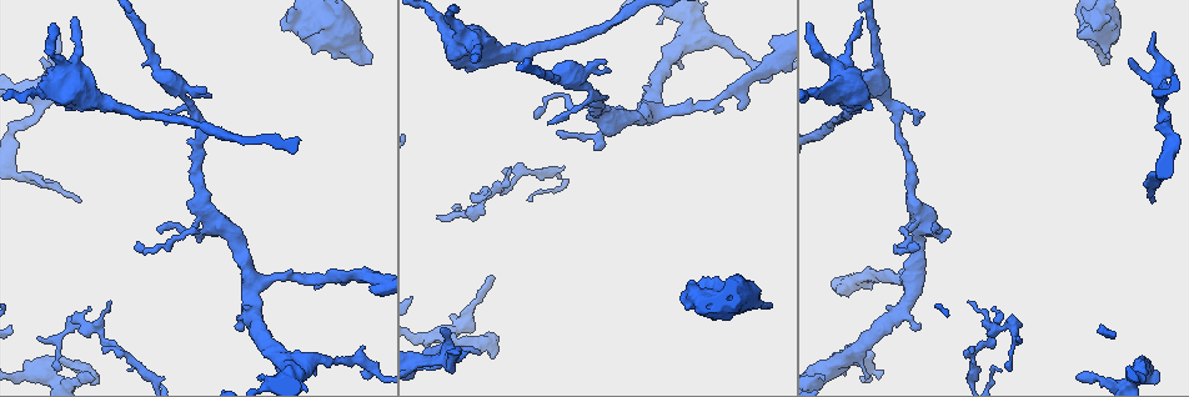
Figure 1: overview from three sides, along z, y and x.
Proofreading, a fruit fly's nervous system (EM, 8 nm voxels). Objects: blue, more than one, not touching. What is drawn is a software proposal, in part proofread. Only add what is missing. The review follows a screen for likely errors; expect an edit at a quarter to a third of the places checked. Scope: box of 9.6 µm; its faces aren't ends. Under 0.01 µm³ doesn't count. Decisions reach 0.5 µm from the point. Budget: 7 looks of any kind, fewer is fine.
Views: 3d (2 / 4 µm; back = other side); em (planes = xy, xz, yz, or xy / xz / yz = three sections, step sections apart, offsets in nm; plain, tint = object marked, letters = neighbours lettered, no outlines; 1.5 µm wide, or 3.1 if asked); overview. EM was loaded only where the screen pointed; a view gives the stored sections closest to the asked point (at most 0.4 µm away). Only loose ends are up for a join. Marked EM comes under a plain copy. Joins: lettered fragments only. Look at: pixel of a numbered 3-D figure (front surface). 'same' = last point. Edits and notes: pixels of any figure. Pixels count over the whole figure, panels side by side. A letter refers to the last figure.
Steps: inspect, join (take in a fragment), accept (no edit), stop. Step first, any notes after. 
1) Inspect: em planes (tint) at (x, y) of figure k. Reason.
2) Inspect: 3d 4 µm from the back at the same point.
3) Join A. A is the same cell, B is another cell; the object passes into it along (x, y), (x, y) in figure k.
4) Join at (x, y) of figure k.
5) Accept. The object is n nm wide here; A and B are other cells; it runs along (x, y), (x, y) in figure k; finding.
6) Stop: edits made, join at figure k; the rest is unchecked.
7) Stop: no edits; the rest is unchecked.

Inspect: em yz step 4 (tint) at (39, 338) of figure 1. An open end.

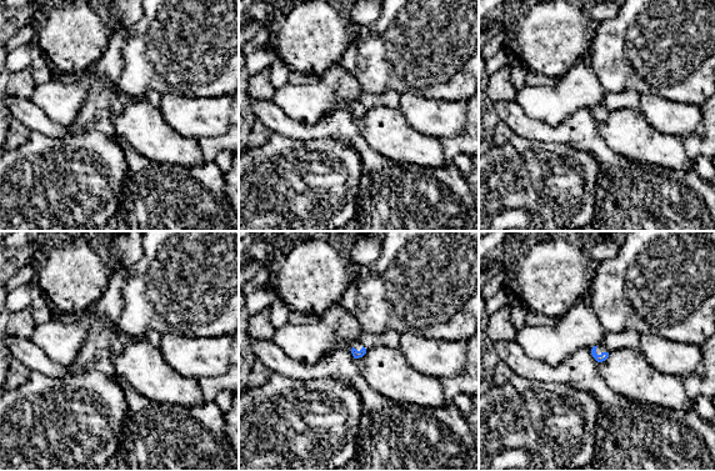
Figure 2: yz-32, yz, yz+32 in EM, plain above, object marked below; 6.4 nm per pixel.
Inspect: em planes (letters) at the same point.

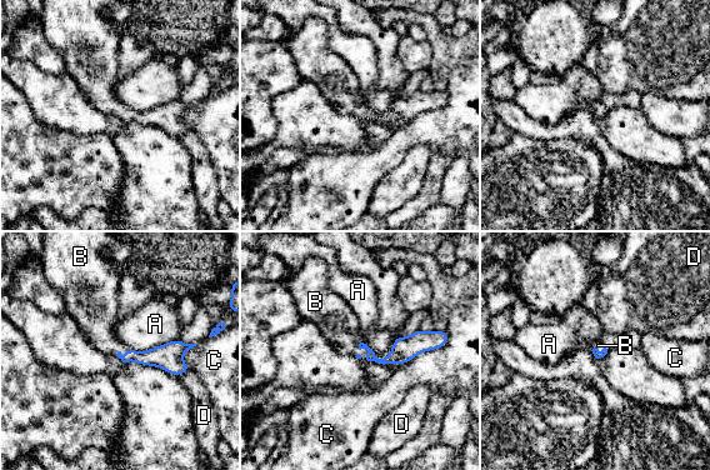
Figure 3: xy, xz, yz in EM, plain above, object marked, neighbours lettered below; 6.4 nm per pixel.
Join B. B is the same cell, A, C and D are other cells; it goes on there.

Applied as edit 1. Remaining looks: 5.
Inspect: 3d 2 µm from the back at (73, 19) of figure 1. Branch stops here.

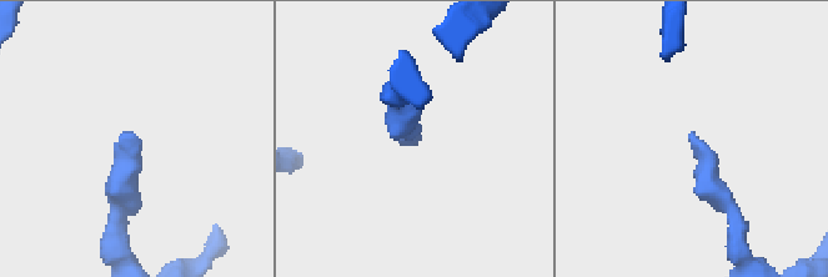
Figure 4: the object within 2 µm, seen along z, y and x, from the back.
Inspect: em planes (letters) at (135, 136) of figure 4. Need the tissue.

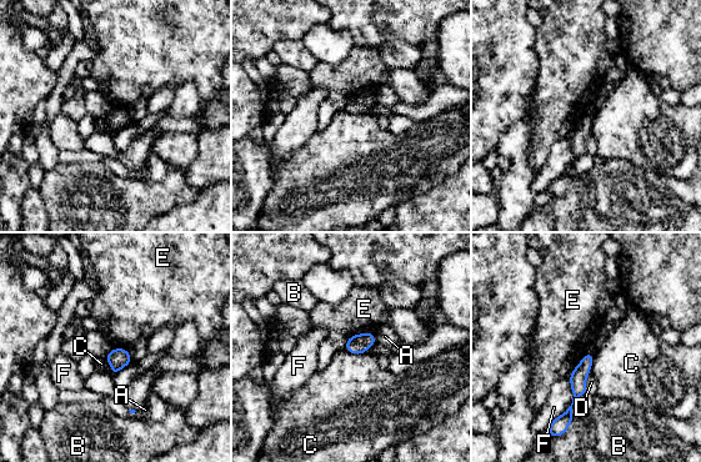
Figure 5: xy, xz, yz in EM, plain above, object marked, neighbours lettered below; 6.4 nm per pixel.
Accept. A, B, C, D, E and F are other cells; a border runs along (344, 348), (362, 355) in figure 5; none of them fits.

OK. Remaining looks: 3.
Inspect: 3d 4 µm at (455, 355) of figure 1. Branch stops here.

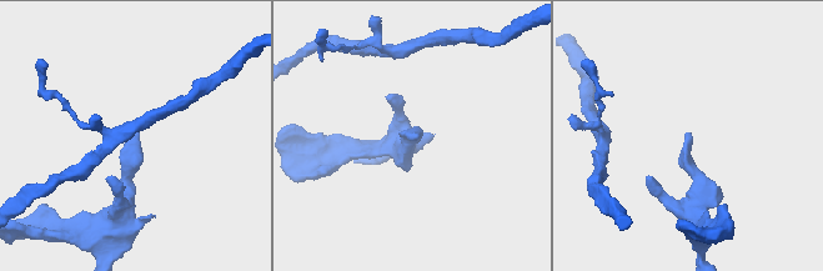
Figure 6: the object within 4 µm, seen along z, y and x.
Inspect: em planes (letters) at (689, 133) of figure 6.

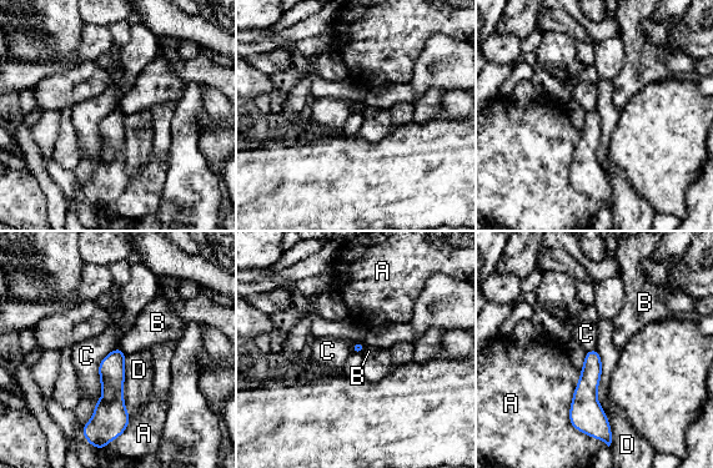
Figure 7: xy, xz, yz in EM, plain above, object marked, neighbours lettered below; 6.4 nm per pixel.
Accept. A, B, C and D are other cells; no lettered fragment goes on from it.

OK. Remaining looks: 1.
Stop: edits made, join at figure 3; the rest is unchecked.

